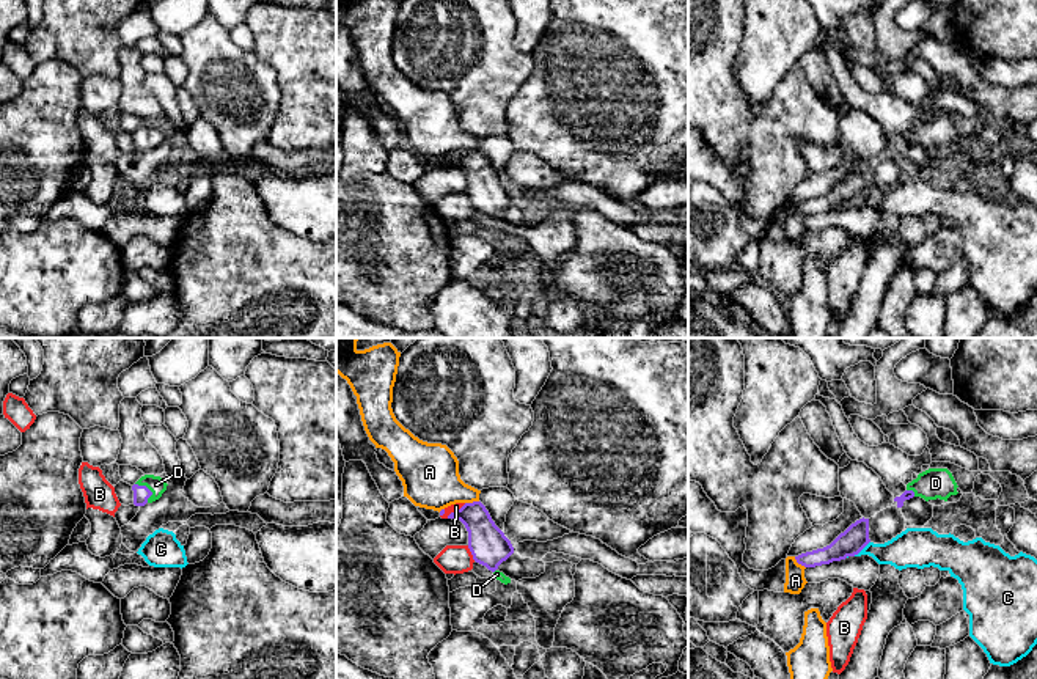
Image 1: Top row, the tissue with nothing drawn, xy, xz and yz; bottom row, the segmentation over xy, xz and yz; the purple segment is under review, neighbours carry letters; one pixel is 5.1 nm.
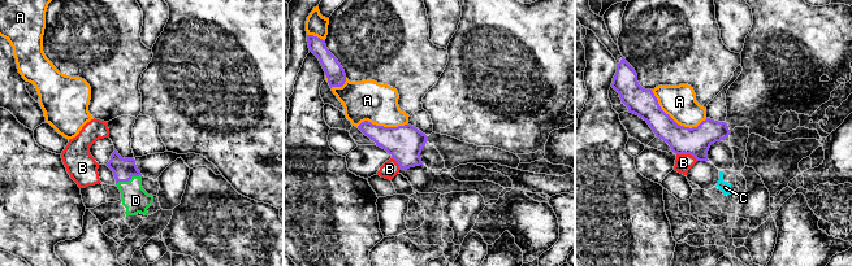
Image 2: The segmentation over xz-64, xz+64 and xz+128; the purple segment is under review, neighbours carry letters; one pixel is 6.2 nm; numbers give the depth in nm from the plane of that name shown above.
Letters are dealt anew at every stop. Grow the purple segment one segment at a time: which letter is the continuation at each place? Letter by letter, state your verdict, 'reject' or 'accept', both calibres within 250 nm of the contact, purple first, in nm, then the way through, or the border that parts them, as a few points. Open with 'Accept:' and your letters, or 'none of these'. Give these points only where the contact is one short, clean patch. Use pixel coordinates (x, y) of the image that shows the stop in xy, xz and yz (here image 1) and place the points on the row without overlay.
Accept: D
A: reject | 120/100 nm
B: reject | 200/40 nm
C: reject | 140/190 nm
D: accept | 80/90 nm | across xy (140, 140), (148, 137), (156, 132)

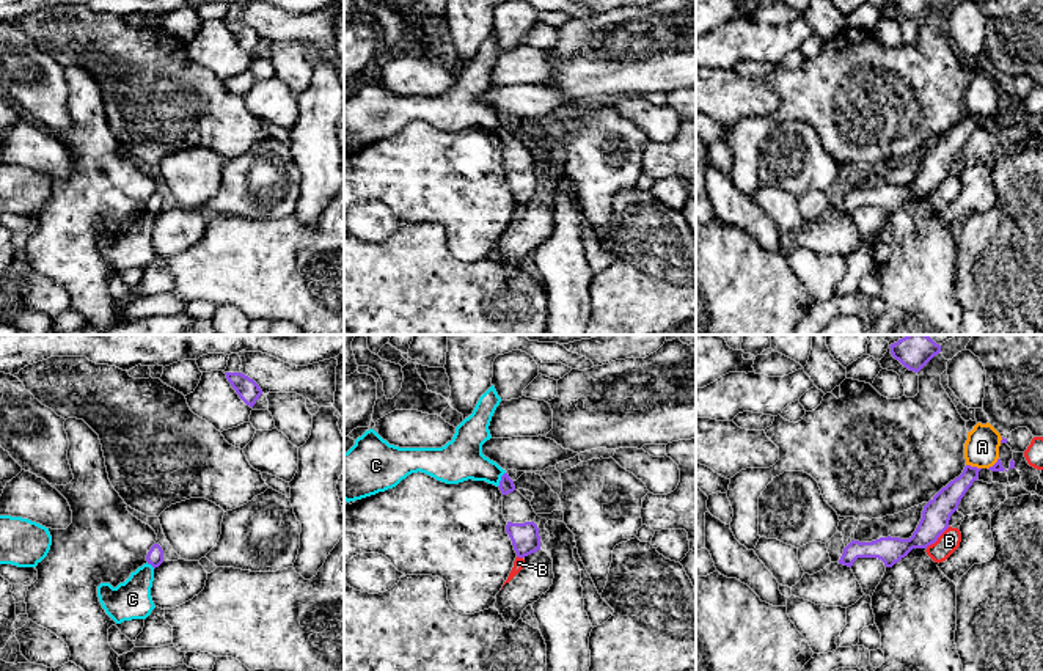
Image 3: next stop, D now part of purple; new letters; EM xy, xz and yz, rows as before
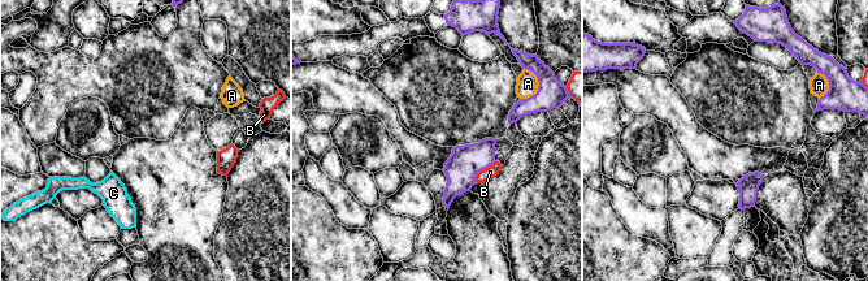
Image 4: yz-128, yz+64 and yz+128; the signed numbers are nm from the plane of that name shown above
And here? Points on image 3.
Accept: none of these
A: reject | 140/180 nm | along yz (966, 112), (980, 117)
B: reject | 150/110 nm
C: reject | 80/220 nm

